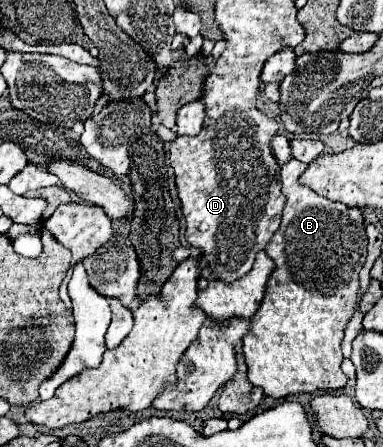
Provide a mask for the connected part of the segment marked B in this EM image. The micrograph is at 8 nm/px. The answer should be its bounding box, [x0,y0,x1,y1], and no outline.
[243,159,367,399]

